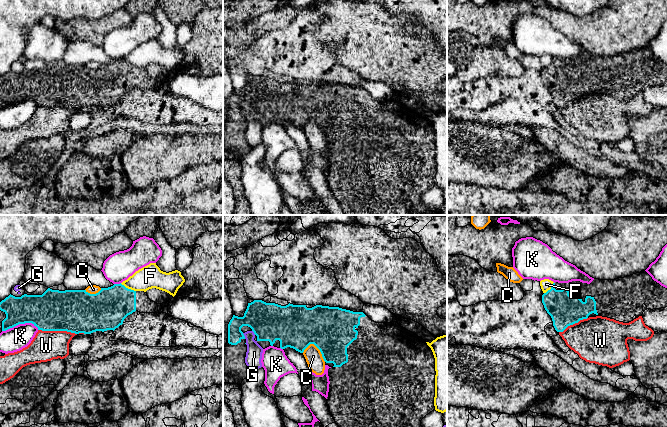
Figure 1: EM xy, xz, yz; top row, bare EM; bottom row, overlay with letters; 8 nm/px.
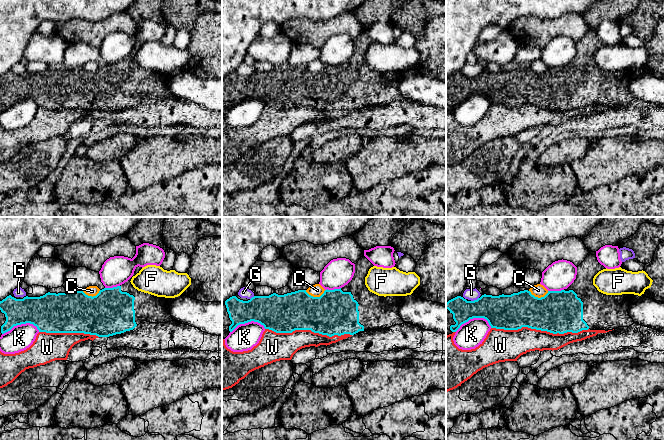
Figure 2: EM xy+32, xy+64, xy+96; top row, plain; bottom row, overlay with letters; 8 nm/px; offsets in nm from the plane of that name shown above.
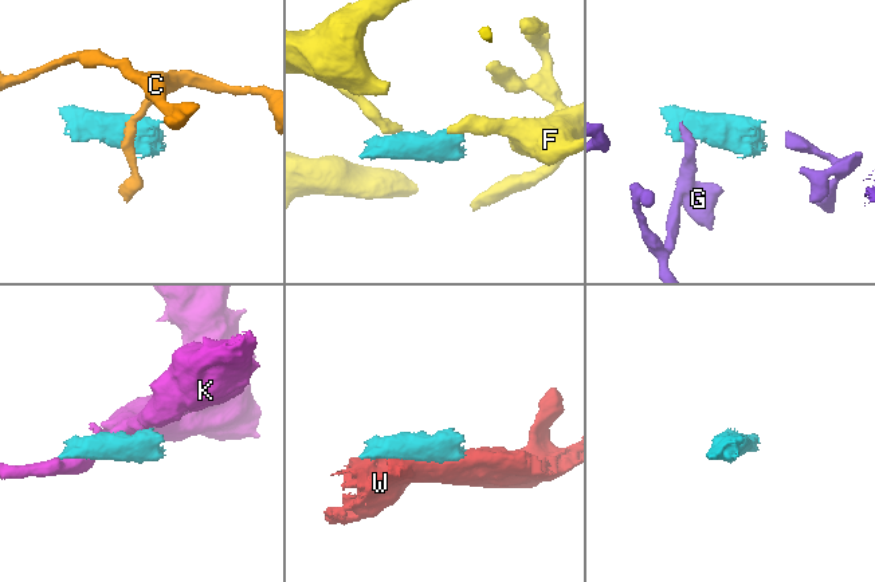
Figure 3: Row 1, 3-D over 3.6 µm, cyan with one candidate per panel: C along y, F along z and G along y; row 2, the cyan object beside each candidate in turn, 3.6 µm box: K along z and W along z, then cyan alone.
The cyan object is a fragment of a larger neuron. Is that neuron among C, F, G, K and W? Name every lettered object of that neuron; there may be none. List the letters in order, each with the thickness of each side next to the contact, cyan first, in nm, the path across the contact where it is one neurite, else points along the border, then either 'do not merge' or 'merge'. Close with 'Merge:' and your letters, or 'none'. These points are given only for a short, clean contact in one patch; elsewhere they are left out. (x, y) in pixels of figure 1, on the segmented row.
C: calibres 360 and 140 nm; border xz (302, 352), (310, 344), (313, 344), (325, 361); do not merge
F: calibres 320 and 190 nm; border xy (120, 283), (135, 291); do not merge
G: calibres 300 and 130 nm; border xz (242, 333), (245, 338); do not merge
K: calibres 300 and 190 nm; do not merge
W: calibres 360 and 240 nm; do not merge
Merge: none

